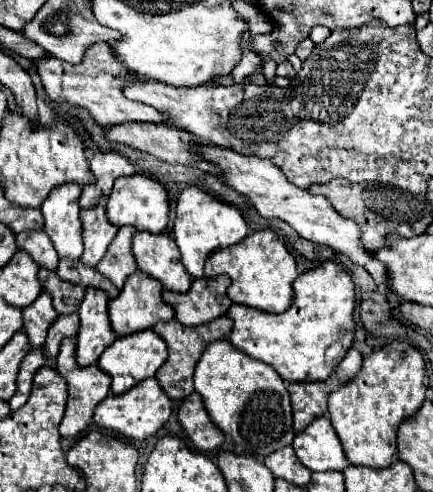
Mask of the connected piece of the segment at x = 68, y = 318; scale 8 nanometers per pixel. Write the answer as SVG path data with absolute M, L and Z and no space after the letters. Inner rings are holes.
M77 313L59 315L57 321L49 327L49 335L45 341L45 357L55 359L59 353L59 345L63 339L73 339L77 335Z

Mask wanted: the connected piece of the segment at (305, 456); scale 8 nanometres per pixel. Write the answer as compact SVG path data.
M327 417L315 419L305 431L297 433L293 449L299 461L311 471L345 471L349 465Z

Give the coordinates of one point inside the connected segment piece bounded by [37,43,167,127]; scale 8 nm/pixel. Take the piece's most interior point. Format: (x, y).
(96, 84)

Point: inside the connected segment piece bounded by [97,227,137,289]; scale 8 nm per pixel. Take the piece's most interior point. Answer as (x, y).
(118, 263)

